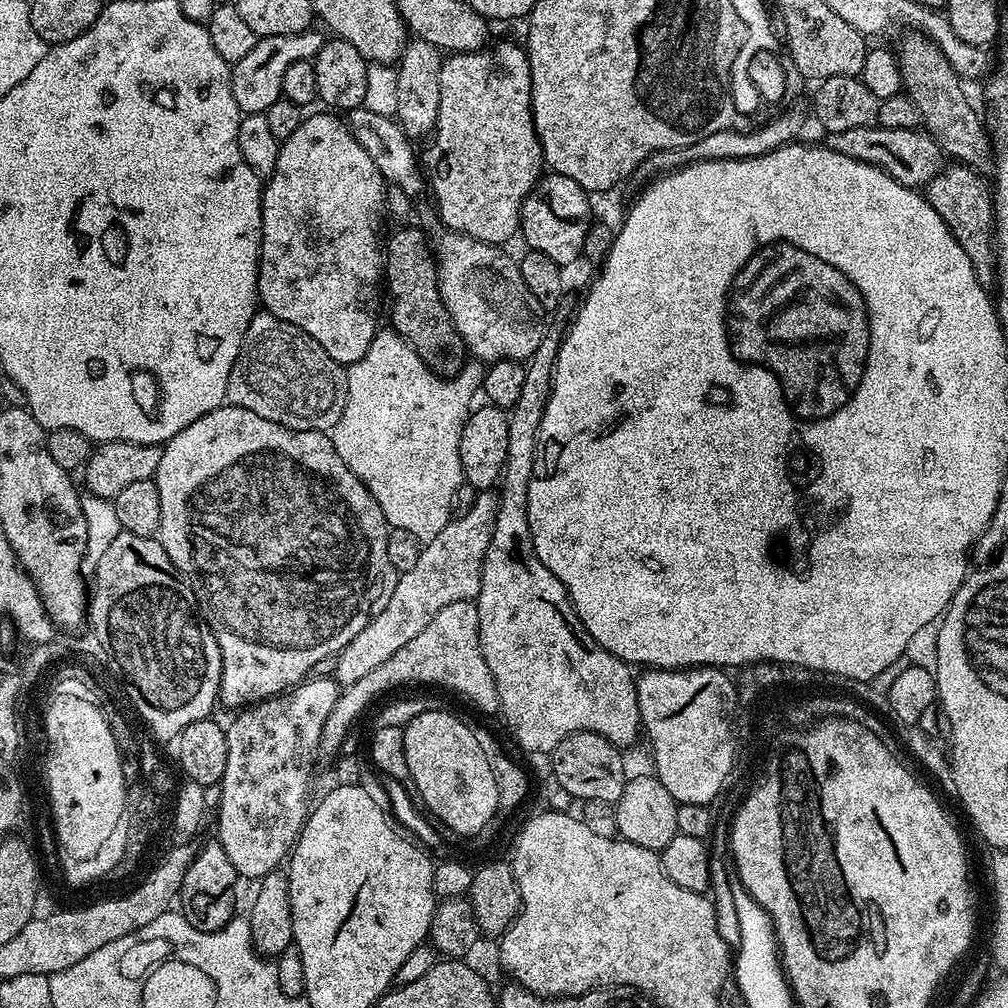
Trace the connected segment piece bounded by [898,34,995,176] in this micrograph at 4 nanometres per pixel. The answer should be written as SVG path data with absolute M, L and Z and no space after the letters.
M910 35L898 47L903 91L918 106L925 129L938 137L945 153L950 152L981 175L991 175L995 169L994 148L986 130L988 107L981 81L959 76L938 45L926 35Z

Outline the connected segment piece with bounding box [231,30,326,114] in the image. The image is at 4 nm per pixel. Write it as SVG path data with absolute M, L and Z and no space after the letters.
M323 31L264 34L244 53L244 57L231 65L232 87L236 89L236 101L241 113L263 113L282 98L282 77L295 61L309 60L323 47L326 36Z

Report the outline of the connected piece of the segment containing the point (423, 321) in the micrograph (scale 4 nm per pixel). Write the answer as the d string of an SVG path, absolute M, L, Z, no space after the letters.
M400 228L392 237L387 237L386 251L382 256L382 276L386 281L386 292L392 295L392 320L395 331L399 332L413 348L425 357L440 356L452 343L457 343L458 333L450 314L442 300L438 274L436 273L436 253L433 241L420 228Z

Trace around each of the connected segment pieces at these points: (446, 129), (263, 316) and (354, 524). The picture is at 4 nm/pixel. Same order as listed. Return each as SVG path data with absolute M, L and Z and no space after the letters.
M504 40L501 44L495 42L487 46L475 49L470 52L457 52L449 55L441 66L441 101L438 103L438 118L435 129L431 133L432 145L428 148L428 153L423 153L422 164L425 169L436 168L430 172L430 192L436 195L436 204L440 207L440 216L445 220L445 225L456 230L471 229L471 224L504 224L507 220L519 221L520 211L524 205L524 199L530 194L530 190L542 175L542 165L544 164L544 151L540 149L540 139L534 126L532 117L532 79L530 78L530 62L528 53L523 47L520 48L510 41Z
M267 310L257 311L244 335L240 353L234 369L237 377L244 379L244 384L252 392L273 400L280 408L293 412L296 416L320 416L323 412L339 409L344 403L348 392L348 374L345 365L338 363L317 340L312 340L310 334L301 332L293 324L279 320Z
M228 402L197 417L168 439L160 448L160 461L154 479L158 486L160 503L158 539L164 544L166 554L177 573L200 587L209 610L224 627L215 629L222 654L222 678L218 697L221 705L229 704L232 710L236 710L299 684L310 673L313 660L308 652L314 646L341 633L352 640L368 624L377 609L384 608L386 602L390 602L390 594L394 594L398 575L398 568L392 565L392 556L388 553L390 525L384 519L368 485L344 463L344 459L336 452L335 443L329 437L327 440L322 433L299 432L298 429L287 428L286 425L279 424L252 408L239 408L238 405Z

